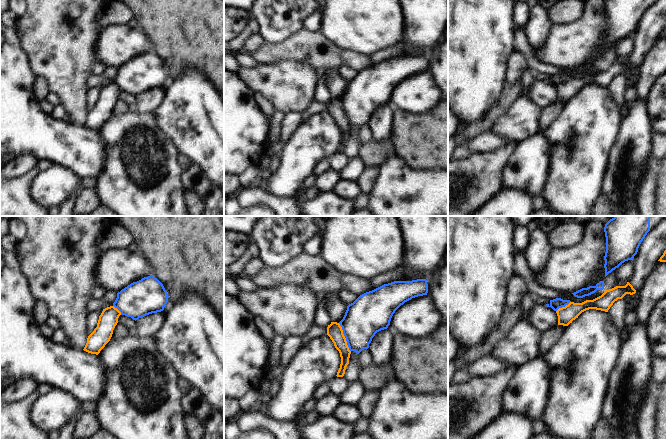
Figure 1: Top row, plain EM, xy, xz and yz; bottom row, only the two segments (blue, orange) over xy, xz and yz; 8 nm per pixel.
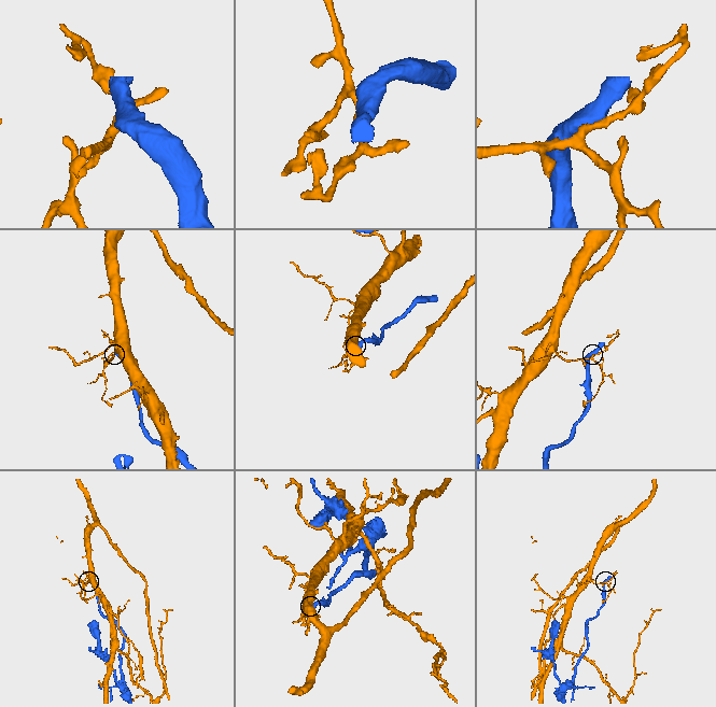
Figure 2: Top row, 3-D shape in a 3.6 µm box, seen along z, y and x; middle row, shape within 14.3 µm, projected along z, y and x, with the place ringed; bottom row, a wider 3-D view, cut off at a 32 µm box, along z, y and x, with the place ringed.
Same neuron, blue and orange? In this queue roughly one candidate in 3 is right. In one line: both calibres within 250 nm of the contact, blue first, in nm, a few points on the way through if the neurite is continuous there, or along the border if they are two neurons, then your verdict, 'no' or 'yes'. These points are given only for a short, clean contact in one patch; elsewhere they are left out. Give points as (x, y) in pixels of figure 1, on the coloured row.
calibres 320 and 120 nm; border xz (338, 323), (350, 351); no

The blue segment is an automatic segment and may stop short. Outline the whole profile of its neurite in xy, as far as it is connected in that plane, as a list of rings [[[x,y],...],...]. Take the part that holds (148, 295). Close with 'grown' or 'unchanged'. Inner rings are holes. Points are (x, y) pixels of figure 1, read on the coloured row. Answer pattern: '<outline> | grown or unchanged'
[[[150,275],[118,292],[113,306],[121,312],[121,315],[136,321],[146,315],[163,311],[168,298],[163,284]]] | unchanged

